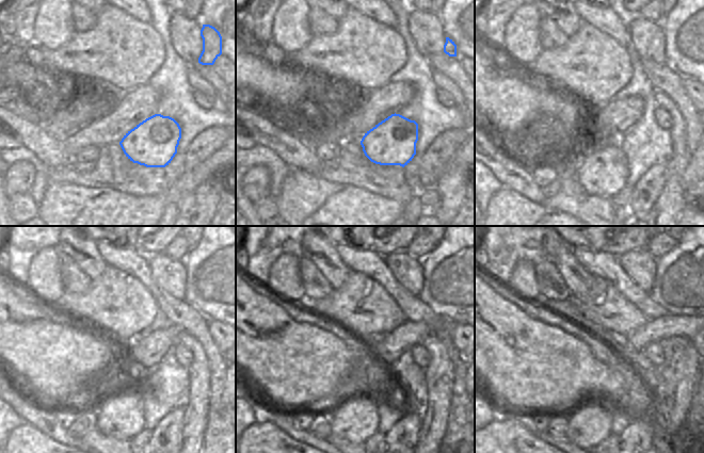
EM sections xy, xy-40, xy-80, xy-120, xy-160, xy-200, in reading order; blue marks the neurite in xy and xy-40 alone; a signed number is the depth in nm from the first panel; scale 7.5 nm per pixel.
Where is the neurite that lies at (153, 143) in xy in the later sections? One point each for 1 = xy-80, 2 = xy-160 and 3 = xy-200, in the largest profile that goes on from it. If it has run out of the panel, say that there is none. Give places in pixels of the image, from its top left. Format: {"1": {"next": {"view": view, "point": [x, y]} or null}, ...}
{"1": {"next": {"view": "xy-80", "point": [623, 158]}}, "2": {"next": {"view": "xy-160", "point": [356, 418]}}, "3": {"next": {"view": "xy-200", "point": [594, 419]}}}

